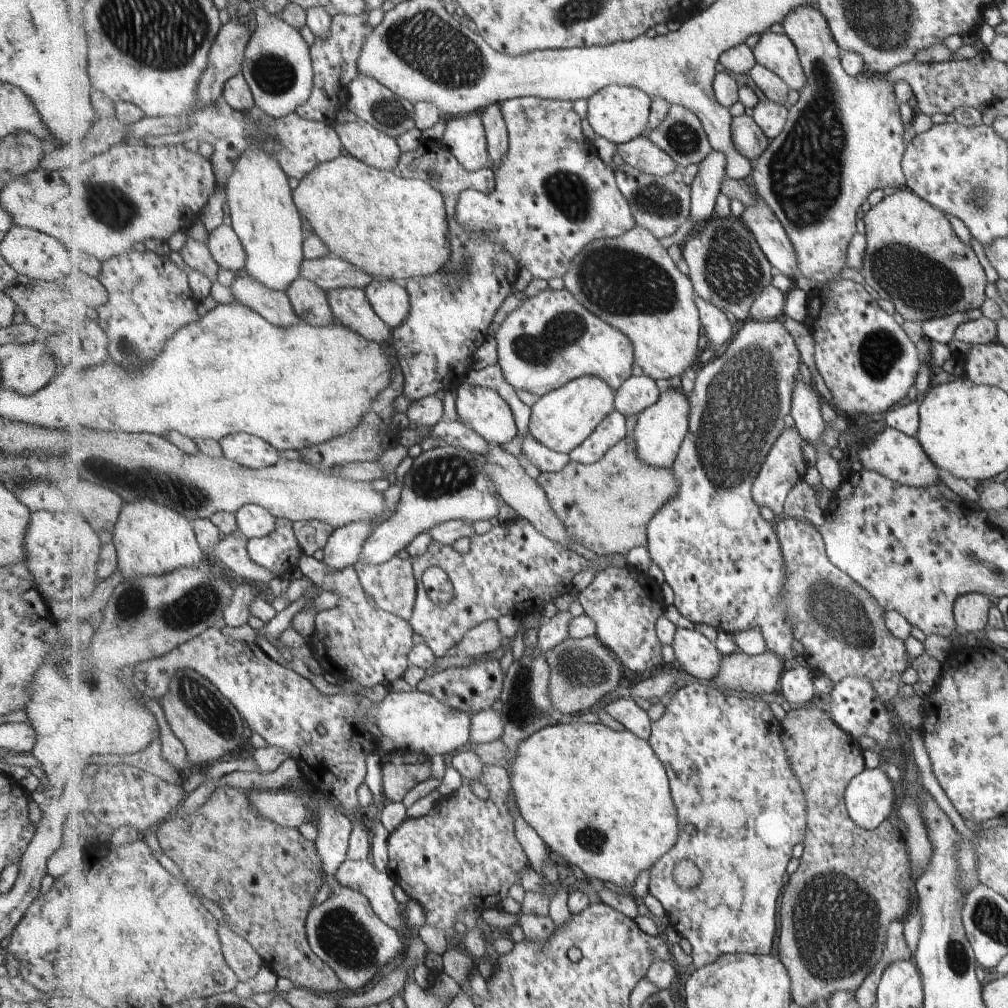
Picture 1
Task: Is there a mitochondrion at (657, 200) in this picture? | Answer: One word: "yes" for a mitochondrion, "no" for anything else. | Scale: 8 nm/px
yes

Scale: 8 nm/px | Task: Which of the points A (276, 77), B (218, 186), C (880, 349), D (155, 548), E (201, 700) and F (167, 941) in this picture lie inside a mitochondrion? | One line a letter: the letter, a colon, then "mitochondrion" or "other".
A: mitochondrion
B: other
C: mitochondrion
D: other
E: mitochondrion
F: other

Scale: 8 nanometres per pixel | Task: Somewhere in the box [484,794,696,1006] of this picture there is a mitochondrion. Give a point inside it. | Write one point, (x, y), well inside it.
(593, 840)

